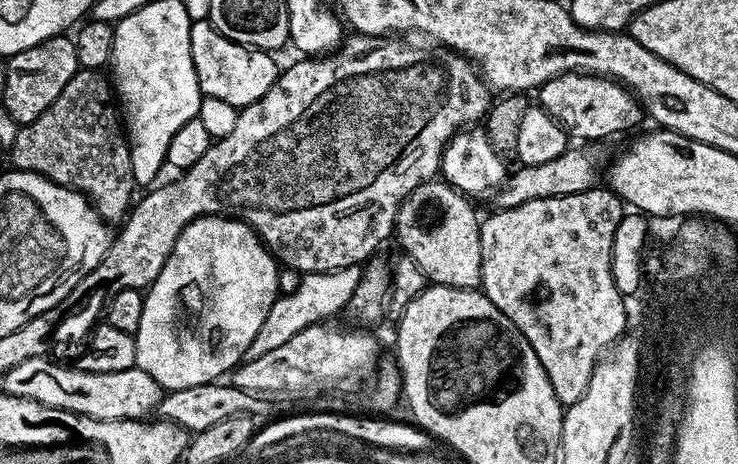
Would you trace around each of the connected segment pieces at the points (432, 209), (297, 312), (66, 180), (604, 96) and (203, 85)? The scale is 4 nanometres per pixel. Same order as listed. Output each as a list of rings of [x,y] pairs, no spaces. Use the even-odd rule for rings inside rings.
[[[433,178],[424,184],[419,184],[400,204],[396,215],[394,240],[404,247],[403,255],[410,257],[432,284],[445,284],[451,288],[473,290],[480,288],[480,275],[482,274],[481,217],[476,216],[472,204],[473,201],[463,192],[457,192],[451,184],[440,178]]]
[[[352,267],[343,268],[334,272],[309,272],[305,273],[299,282],[299,286],[290,293],[285,293],[271,307],[260,331],[254,341],[246,350],[243,361],[253,361],[260,358],[267,351],[275,347],[285,345],[296,333],[310,325],[323,323],[331,319],[332,315],[341,312],[347,307],[353,294],[356,281],[356,270]]]
[[[80,68],[62,86],[62,94],[50,102],[50,106],[34,122],[17,127],[14,146],[10,150],[12,156],[11,167],[21,172],[33,172],[53,180],[67,188],[75,188],[84,193],[91,203],[96,205],[100,217],[106,222],[123,221],[127,217],[133,203],[132,188],[137,187],[132,173],[128,137],[122,123],[121,113],[118,111],[118,100],[114,95],[113,85],[104,77],[103,71],[94,68]]]
[[[567,72],[540,85],[539,107],[545,108],[565,132],[576,136],[577,141],[604,140],[619,132],[628,132],[646,113],[639,100],[623,84],[607,76],[590,76],[582,72]]]
[[[207,19],[192,22],[190,54],[194,58],[194,70],[201,93],[210,98],[222,98],[222,102],[230,102],[230,106],[238,110],[261,100],[282,71],[281,65],[276,65],[272,57],[275,55],[226,38]]]

